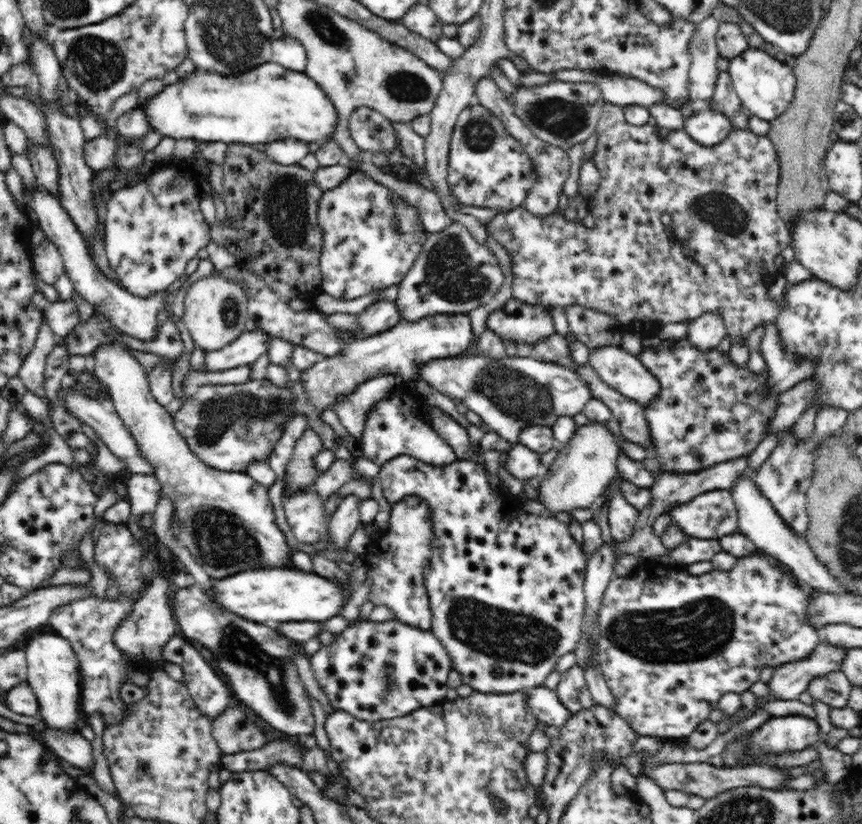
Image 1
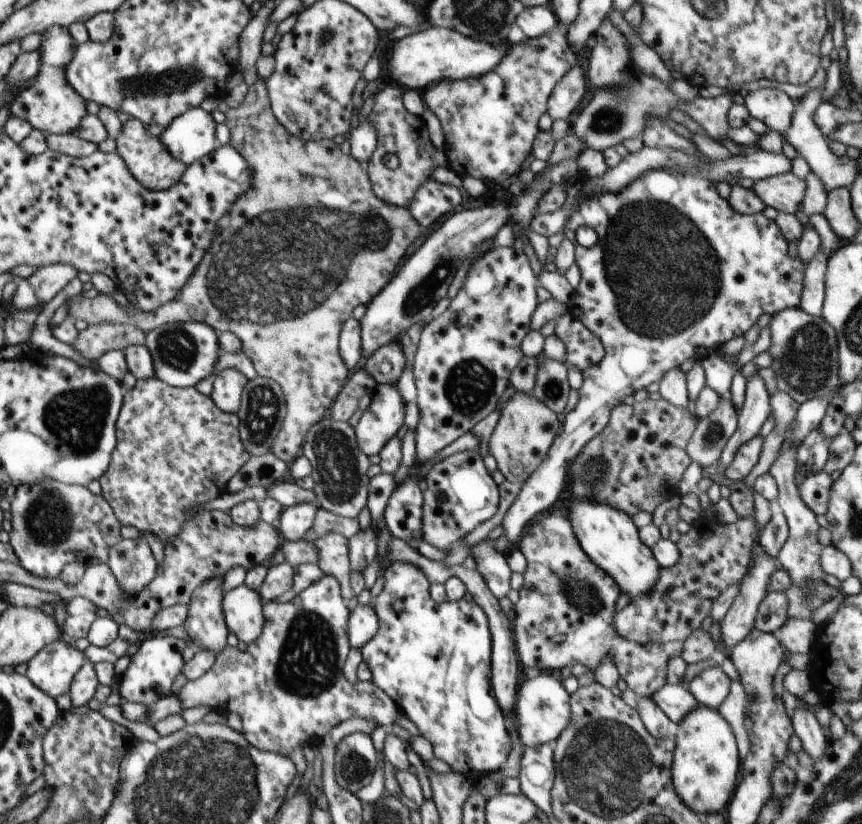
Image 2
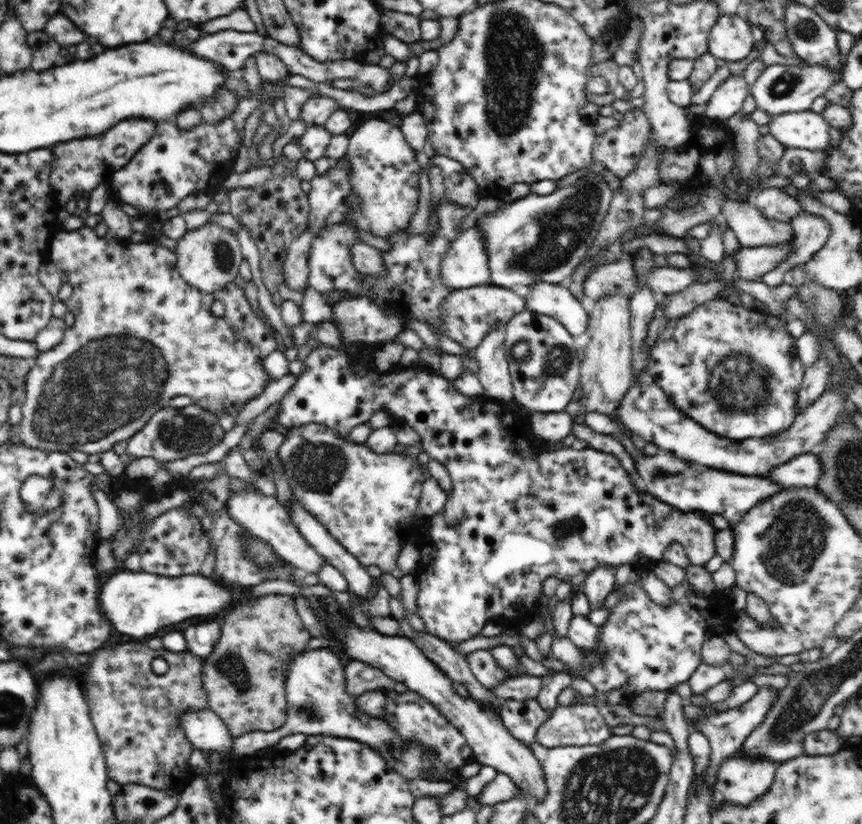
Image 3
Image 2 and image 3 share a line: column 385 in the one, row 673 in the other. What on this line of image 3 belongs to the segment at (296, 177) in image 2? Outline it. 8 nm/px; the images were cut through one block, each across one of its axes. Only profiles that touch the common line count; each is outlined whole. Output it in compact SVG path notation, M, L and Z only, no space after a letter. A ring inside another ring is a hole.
M264 595L263 597L256 597L256 600L248 600L248 602L240 602L236 604L234 608L230 608L230 612L226 612L224 616L224 622L222 622L222 632L218 642L214 645L213 651L203 659L202 664L202 682L203 687L206 689L206 694L208 696L208 708L215 712L225 723L227 729L230 731L230 734L243 734L250 731L264 731L270 732L280 728L287 718L288 712L288 701L286 701L286 676L287 676L287 667L289 666L290 660L307 648L308 640L313 636L310 635L308 629L304 627L304 623L296 611L294 604L294 597L290 595Z

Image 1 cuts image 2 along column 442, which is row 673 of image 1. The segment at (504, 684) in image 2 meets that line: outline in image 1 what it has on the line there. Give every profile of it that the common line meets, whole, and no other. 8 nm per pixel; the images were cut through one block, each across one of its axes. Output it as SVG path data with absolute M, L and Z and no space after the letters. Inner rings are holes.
M577 665L561 675L556 693L570 713L580 712L596 705L588 688L585 672Z

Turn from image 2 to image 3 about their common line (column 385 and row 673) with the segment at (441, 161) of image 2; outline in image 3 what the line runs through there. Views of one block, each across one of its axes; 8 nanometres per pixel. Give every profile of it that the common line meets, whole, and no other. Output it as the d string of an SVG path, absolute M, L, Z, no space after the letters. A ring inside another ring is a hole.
M108 641L102 646L102 648L97 649L94 655L89 658L88 665L90 670L88 670L88 684L86 684L83 689L87 705L89 706L91 721L95 726L95 731L97 732L102 745L102 750L104 751L109 780L114 780L114 782L117 782L119 785L142 784L150 788L158 789L159 791L172 790L174 792L179 792L190 781L196 778L196 772L188 764L188 758L193 751L192 745L196 746L196 748L201 751L218 751L218 753L222 753L222 760L235 757L233 752L231 752L231 744L234 734L230 734L226 723L215 712L212 712L212 710L208 708L208 696L201 679L203 672L202 664L203 659L196 657L188 650L172 652L164 647L154 650L148 645L144 646L144 644L112 644L112 642ZM154 658L164 658L168 663L168 672L166 672L166 674L156 674L156 672L153 672L151 663Z

